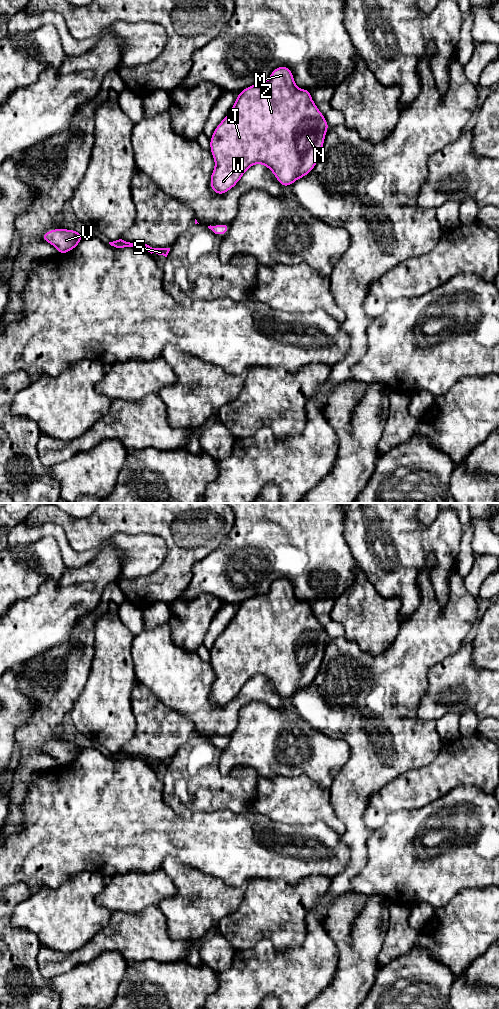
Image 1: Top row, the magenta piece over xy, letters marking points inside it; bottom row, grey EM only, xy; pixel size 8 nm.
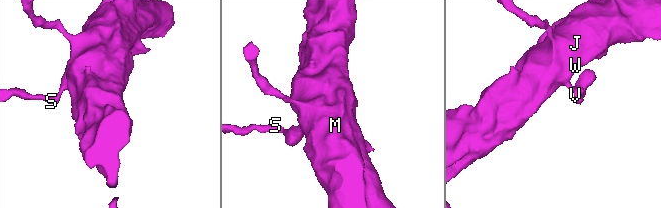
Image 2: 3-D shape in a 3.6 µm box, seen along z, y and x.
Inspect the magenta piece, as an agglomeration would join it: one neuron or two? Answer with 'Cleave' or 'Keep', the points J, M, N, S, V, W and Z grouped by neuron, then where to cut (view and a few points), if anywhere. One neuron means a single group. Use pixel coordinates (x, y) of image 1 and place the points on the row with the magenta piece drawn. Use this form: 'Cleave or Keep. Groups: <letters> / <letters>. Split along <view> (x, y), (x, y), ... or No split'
Keep. Groups: J M N S V W Z. No split

